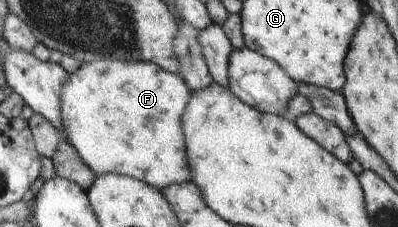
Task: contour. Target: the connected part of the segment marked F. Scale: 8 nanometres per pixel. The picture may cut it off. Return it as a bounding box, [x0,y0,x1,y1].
[59,58,191,191]

